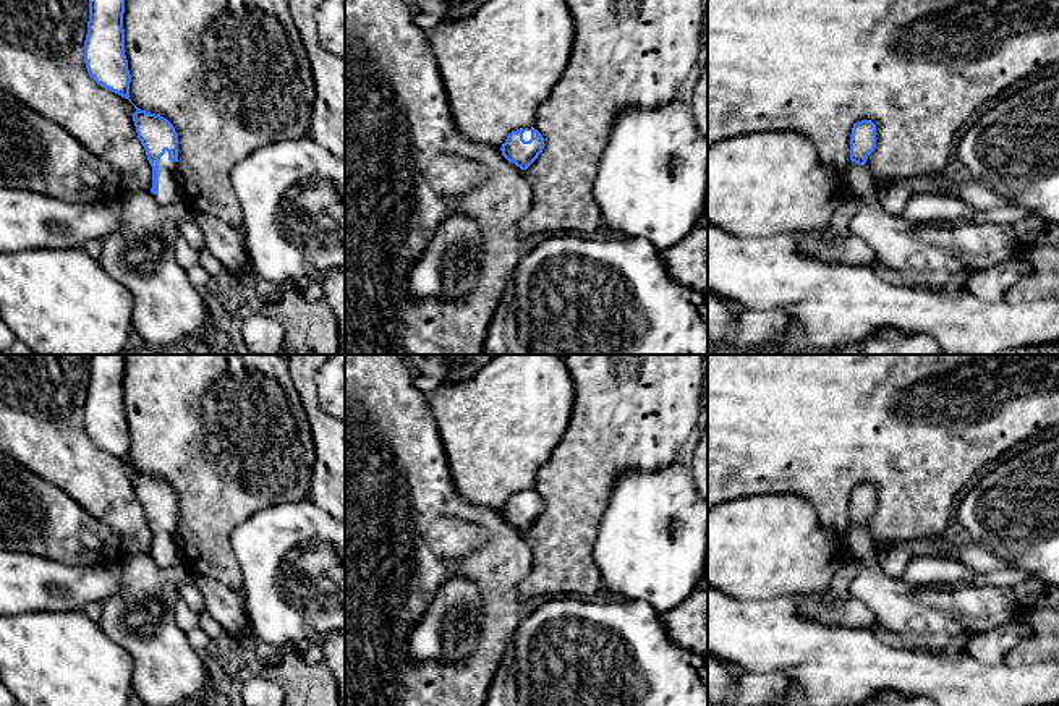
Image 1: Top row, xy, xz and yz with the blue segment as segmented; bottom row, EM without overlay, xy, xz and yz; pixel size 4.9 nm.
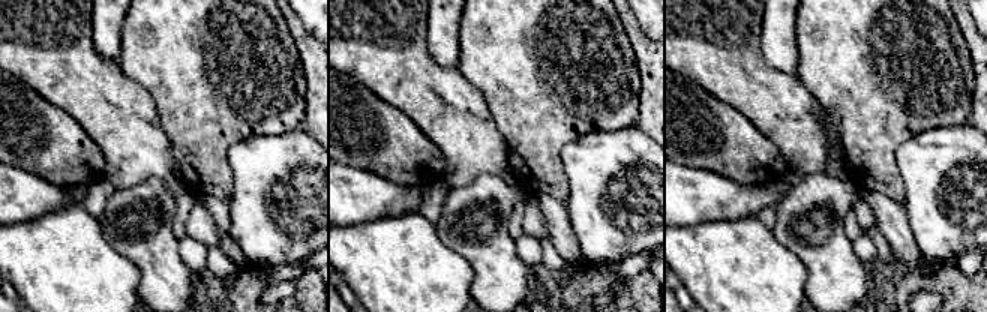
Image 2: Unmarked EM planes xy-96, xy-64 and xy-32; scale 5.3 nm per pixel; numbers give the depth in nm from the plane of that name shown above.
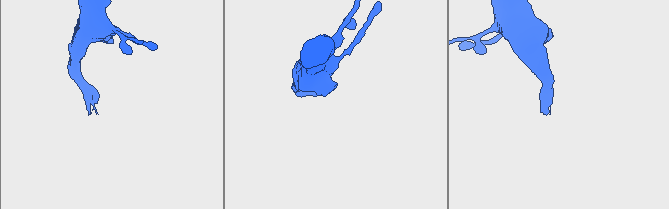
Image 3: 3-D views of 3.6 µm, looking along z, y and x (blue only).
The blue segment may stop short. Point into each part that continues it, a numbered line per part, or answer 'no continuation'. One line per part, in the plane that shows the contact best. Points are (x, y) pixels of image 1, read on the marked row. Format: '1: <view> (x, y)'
1: xy (170, 183)

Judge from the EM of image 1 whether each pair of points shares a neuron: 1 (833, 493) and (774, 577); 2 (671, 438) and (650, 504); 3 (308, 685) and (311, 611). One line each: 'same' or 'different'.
1: different
2: different
3: different

